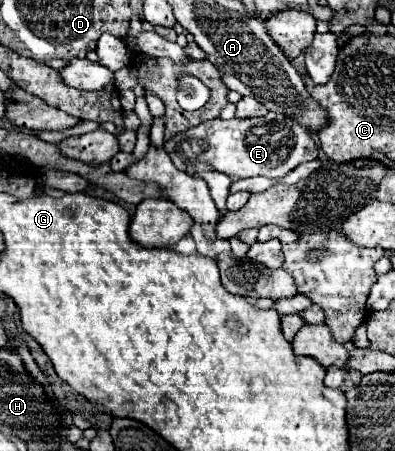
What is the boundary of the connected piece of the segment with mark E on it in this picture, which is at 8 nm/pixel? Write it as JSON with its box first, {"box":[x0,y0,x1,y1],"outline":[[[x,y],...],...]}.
{"box":[163,112,319,178],"outline":[[[275,112],[249,120],[209,120],[195,128],[189,128],[187,132],[177,134],[163,148],[177,170],[185,170],[187,166],[195,166],[197,162],[207,162],[217,172],[223,172],[231,178],[281,178],[283,174],[289,174],[295,166],[315,160],[319,152],[313,136],[303,126]]]}

